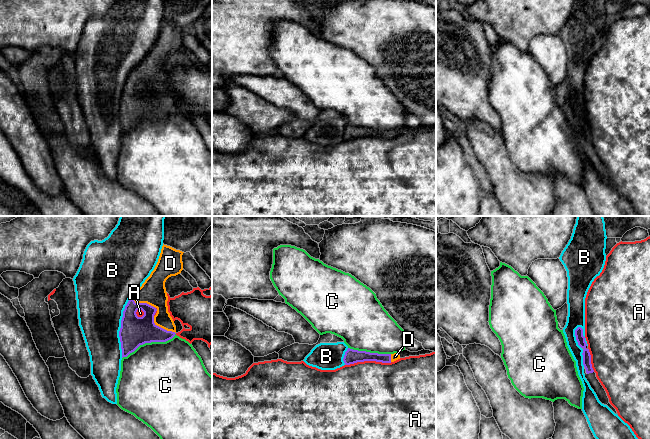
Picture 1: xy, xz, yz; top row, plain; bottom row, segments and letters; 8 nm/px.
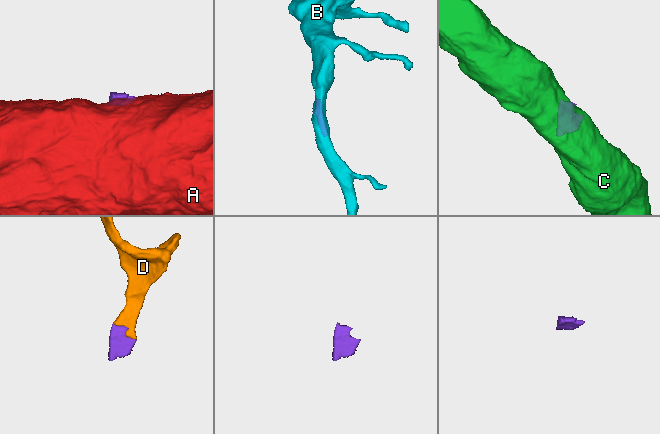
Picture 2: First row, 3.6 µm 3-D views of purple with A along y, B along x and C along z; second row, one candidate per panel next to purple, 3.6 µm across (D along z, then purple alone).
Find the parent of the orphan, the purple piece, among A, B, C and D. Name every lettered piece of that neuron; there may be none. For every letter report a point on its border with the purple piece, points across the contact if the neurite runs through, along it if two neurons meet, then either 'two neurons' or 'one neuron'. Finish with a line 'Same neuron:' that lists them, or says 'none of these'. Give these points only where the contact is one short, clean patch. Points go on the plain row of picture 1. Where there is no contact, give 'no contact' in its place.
A: xz (368, 136) | two neurons
B: xy (121, 103) | two neurons
C: xy (149, 118) | two neurons
D: xy (162, 104) | across xy (135, 107), (148, 104), (162, 104), (162, 83), (158, 74) | one neuron
Same neuron: D

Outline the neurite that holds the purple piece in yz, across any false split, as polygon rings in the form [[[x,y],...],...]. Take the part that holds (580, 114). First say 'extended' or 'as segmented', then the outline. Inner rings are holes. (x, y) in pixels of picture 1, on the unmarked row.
extended | [[[578,103],[575,106],[575,112],[576,116],[578,118],[578,121],[583,125],[583,141],[584,141],[584,150],[585,154],[589,158],[591,164],[594,166],[596,169],[599,177],[607,181],[615,190],[618,191],[616,185],[610,180],[609,174],[607,172],[607,169],[599,156],[596,153],[596,149],[594,148],[591,140],[591,131],[588,125],[588,122],[585,118],[585,113],[583,112],[583,105],[581,103]]]

